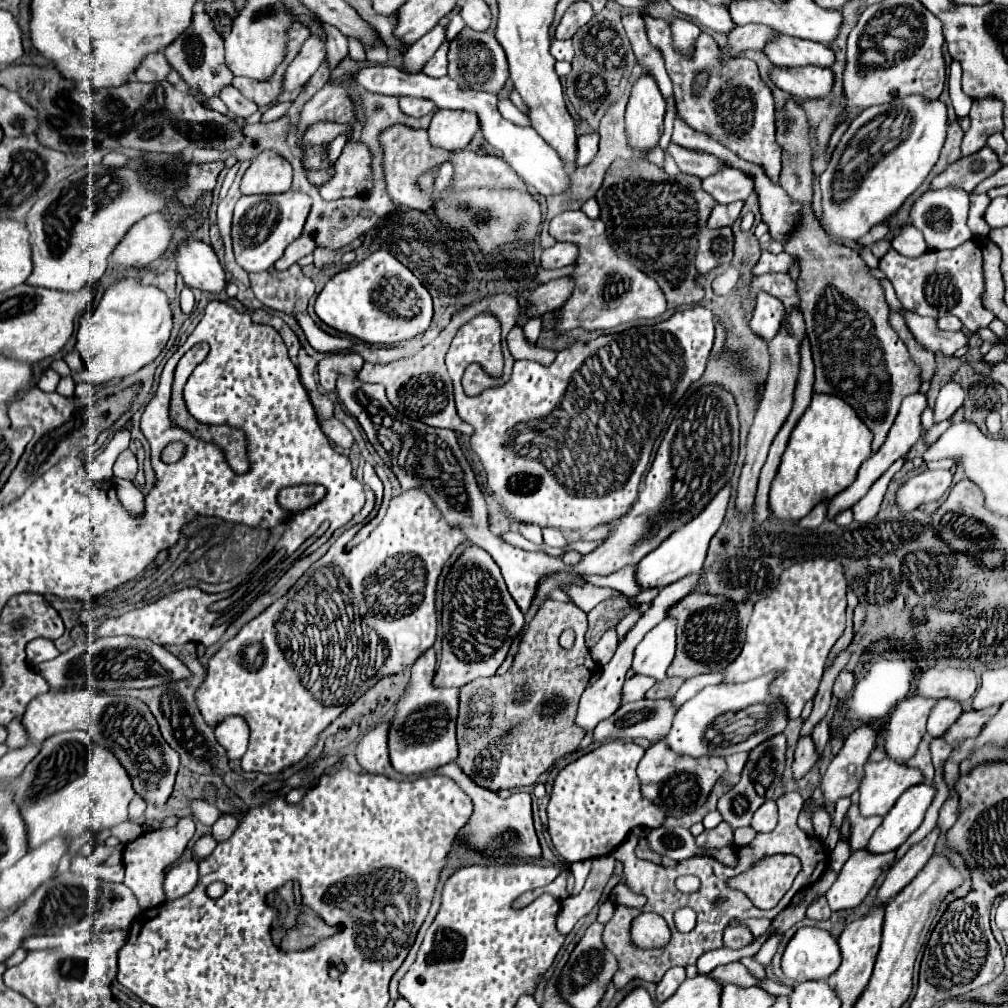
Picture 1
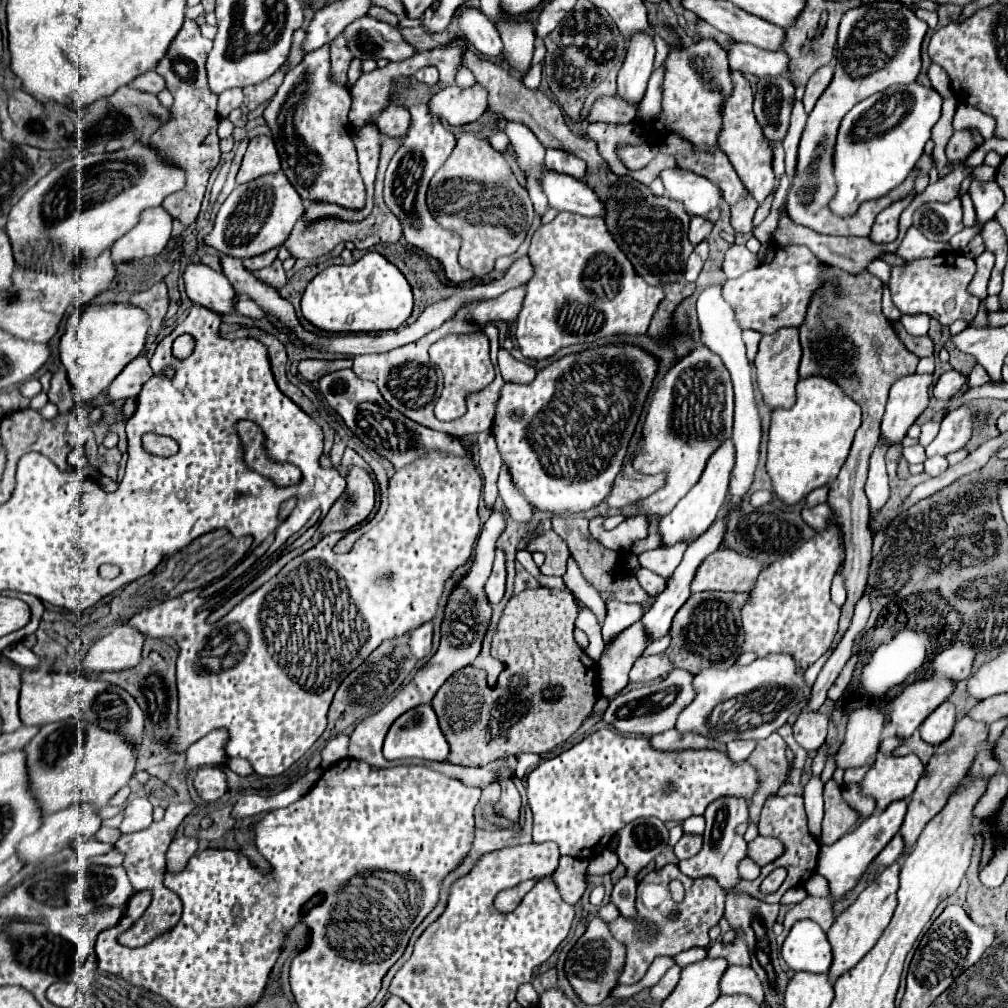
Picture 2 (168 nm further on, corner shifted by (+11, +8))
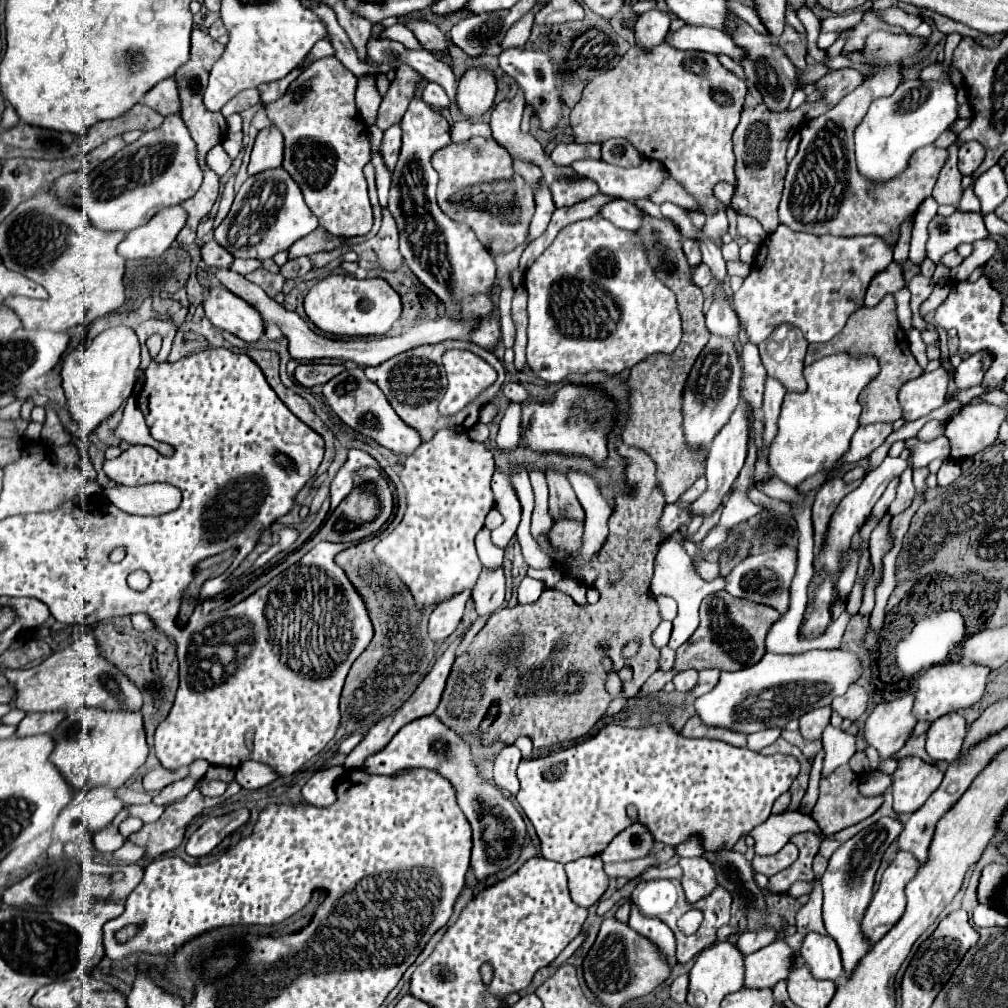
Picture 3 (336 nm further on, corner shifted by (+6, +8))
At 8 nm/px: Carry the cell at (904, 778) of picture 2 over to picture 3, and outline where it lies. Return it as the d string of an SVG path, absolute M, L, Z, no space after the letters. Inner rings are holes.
M901 758L897 760L897 770L893 772L891 778L893 778L893 810L897 814L911 814L917 808L921 808L927 802L927 798L939 788L943 772L935 764L929 764L921 758Z

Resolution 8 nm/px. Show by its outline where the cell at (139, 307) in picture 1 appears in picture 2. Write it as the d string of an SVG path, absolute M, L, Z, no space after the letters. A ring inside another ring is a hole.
M92 304L84 310L84 314L80 316L80 324L78 330L74 330L74 334L64 334L66 338L66 346L60 346L60 362L66 368L68 374L68 382L72 388L72 394L76 398L78 404L86 404L92 402L98 394L106 392L108 386L112 384L112 380L124 370L126 364L130 364L144 348L146 342L146 334L148 334L148 322L146 322L146 314L136 308L136 306L128 306L128 304L110 304L106 310L100 304Z

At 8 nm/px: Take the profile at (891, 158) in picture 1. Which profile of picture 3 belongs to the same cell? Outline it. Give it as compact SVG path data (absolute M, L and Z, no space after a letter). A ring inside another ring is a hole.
M923 80L901 82L891 96L873 100L865 118L855 128L857 170L873 184L895 178L909 166L909 160L915 154L915 150L933 144L935 138L941 132L945 132L955 120L957 120L955 86Z

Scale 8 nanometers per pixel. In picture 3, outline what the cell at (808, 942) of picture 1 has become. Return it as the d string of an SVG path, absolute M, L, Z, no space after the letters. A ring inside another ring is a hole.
M809 932L803 938L799 952L815 978L837 982L845 974L839 946L831 936Z

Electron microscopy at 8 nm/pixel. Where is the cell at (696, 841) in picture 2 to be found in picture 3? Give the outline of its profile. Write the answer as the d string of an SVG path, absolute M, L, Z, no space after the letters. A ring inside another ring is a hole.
M703 856L679 858L679 866L683 868L681 884L689 902L697 902L699 898L707 896L717 886L715 872Z

